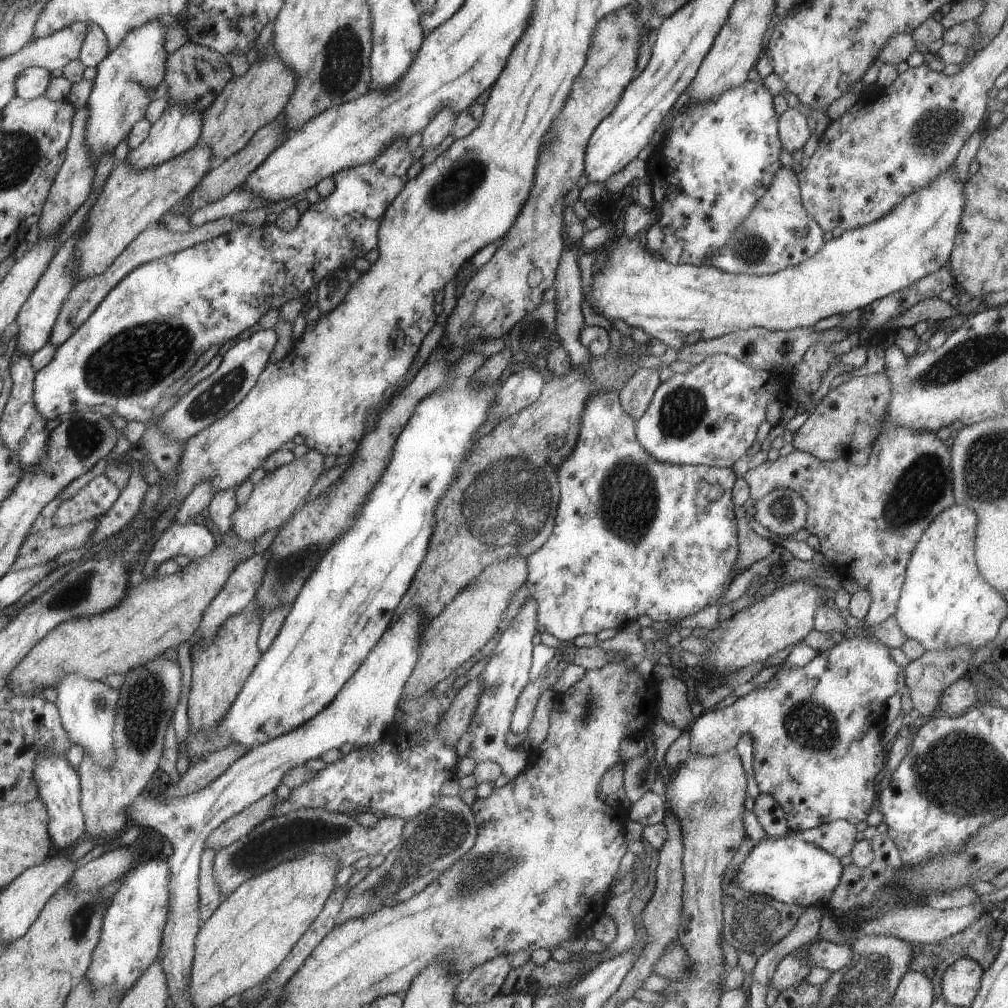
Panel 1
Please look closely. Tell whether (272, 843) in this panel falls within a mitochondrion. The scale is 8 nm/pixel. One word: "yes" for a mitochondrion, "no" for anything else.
yes

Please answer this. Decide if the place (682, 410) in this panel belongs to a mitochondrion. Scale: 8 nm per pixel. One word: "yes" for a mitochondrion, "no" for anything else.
yes

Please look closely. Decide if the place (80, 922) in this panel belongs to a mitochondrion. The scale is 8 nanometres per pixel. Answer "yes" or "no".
yes

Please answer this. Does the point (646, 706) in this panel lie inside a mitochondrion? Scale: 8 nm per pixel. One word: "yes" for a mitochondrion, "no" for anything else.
no

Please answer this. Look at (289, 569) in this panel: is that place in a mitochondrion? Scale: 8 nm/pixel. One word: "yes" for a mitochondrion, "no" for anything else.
yes

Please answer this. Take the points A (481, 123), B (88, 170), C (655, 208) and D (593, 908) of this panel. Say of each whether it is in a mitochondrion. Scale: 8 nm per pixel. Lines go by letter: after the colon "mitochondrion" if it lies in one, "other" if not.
A: other
B: other
C: other
D: other

